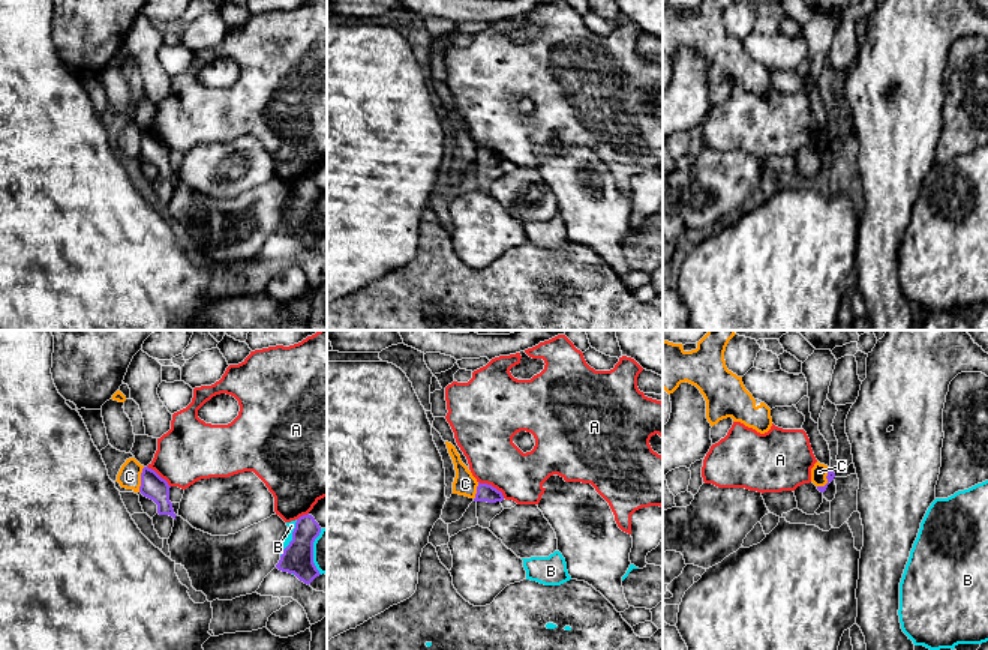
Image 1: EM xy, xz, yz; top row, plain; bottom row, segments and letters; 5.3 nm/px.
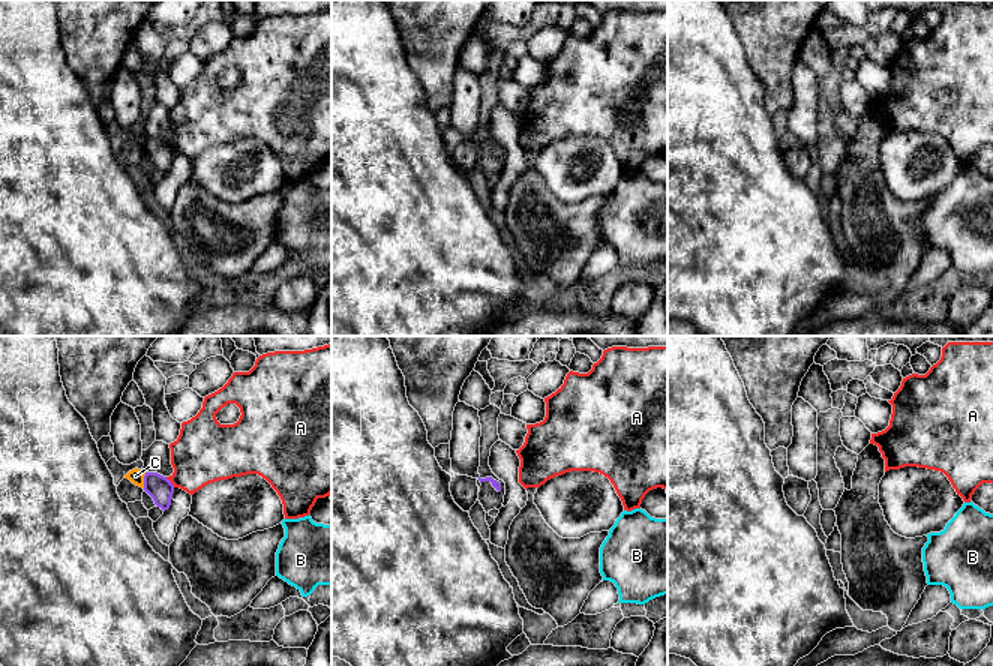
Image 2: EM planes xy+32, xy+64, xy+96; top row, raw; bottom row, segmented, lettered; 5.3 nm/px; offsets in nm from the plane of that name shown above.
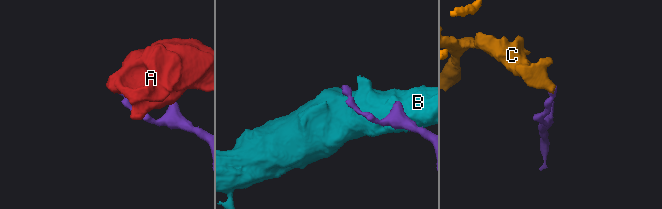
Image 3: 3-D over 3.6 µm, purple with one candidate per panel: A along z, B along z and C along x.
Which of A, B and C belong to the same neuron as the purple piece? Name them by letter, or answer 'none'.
none

